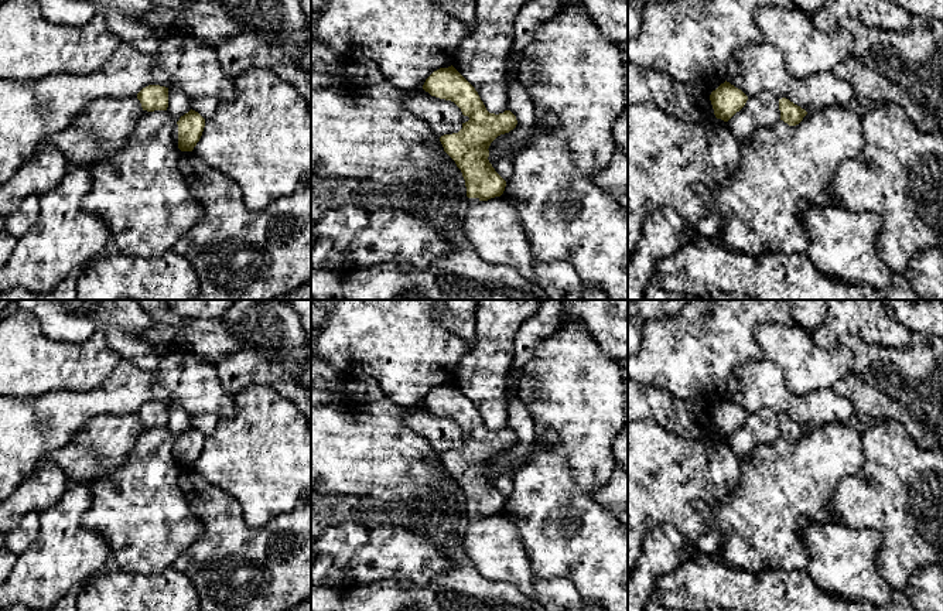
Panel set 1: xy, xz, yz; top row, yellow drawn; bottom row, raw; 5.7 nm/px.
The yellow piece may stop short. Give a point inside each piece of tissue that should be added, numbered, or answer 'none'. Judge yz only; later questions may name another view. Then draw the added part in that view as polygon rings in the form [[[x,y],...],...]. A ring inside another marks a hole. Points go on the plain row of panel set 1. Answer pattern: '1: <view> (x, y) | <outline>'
1: yz (761, 427) | [[[761,409],[748,414],[745,423],[728,437],[728,446],[739,460],[744,460],[759,444],[771,444],[779,437],[779,414],[771,409]]]

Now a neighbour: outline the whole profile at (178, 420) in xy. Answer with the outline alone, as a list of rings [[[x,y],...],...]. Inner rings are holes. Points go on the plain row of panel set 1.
[[[172,400],[168,403],[168,424],[167,430],[172,438],[177,440],[181,433],[191,427],[191,416],[181,407],[180,403]]]

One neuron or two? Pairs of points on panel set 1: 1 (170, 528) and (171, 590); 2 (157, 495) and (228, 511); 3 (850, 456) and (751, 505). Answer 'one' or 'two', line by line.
1: two
2: two
3: one

